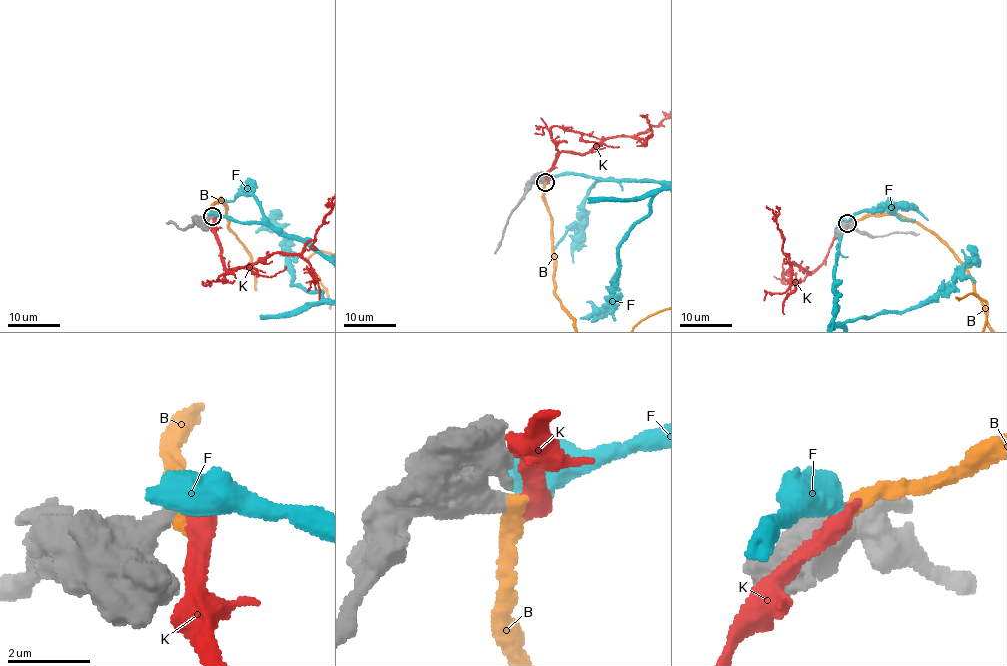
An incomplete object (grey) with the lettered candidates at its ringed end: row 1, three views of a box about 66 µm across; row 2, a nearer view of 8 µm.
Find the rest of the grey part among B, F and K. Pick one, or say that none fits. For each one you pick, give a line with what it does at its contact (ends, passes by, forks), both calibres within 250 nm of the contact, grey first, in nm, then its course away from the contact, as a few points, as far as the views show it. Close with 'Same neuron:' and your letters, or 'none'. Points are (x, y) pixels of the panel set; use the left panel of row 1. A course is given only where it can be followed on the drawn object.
F: It ends there. Thickness 360 nm (grey) against 600 nm
Same neuron: F

